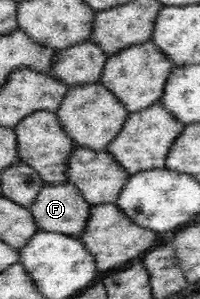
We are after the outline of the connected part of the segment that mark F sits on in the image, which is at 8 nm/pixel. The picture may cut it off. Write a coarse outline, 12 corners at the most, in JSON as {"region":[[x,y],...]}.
{"region":[[71,183],[43,185],[27,209],[39,230],[81,237],[91,203]]}

